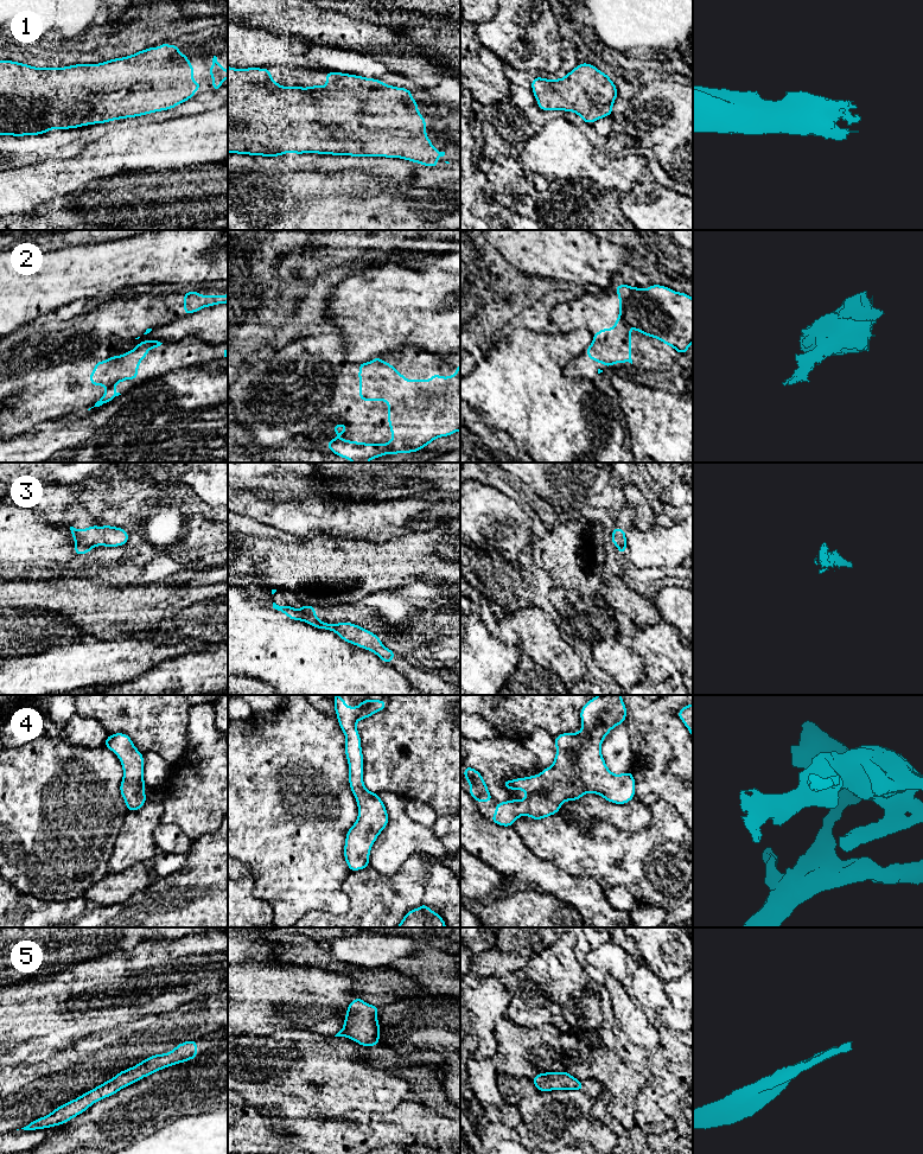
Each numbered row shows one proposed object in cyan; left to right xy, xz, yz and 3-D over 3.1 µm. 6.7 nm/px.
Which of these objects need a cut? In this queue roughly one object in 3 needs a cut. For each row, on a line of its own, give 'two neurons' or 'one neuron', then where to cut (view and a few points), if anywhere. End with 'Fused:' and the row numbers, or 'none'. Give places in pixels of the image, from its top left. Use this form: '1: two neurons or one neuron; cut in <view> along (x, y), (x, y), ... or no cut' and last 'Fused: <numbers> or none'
1: one neuron; no cut
2: one neuron; no cut
3: one neuron; no cut
4: one neuron; no cut
5: one neuron; no cut
Fused: none

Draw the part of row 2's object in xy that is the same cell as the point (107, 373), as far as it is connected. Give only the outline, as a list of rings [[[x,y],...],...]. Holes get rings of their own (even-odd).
[[[144,340],[142,343],[139,343],[135,349],[133,349],[129,352],[126,352],[122,356],[113,356],[107,361],[96,362],[95,366],[94,366],[94,371],[89,375],[90,383],[93,385],[106,385],[107,390],[106,390],[104,395],[95,403],[94,407],[100,407],[100,406],[114,400],[116,396],[121,395],[120,393],[115,391],[114,385],[116,383],[123,382],[127,378],[138,380],[139,363],[142,359],[146,359],[146,355],[149,349],[158,348],[161,344],[163,343],[160,343],[158,340]],[[91,407],[91,408],[94,408],[94,407]],[[89,408],[88,410],[90,410],[91,408]]]

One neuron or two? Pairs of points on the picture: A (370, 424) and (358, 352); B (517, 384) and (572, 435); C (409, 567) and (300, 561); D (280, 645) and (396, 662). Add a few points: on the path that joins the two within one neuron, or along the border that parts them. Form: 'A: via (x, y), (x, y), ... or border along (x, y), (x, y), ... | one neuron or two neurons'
A: border along (343, 339), (347, 361), (387, 357) | two neurons
B: via (530, 397), (549, 416), (559, 422) | one neuron
C: via (382, 567), (328, 567) | one neuron
D: border along (389, 664), (409, 682) | two neurons

